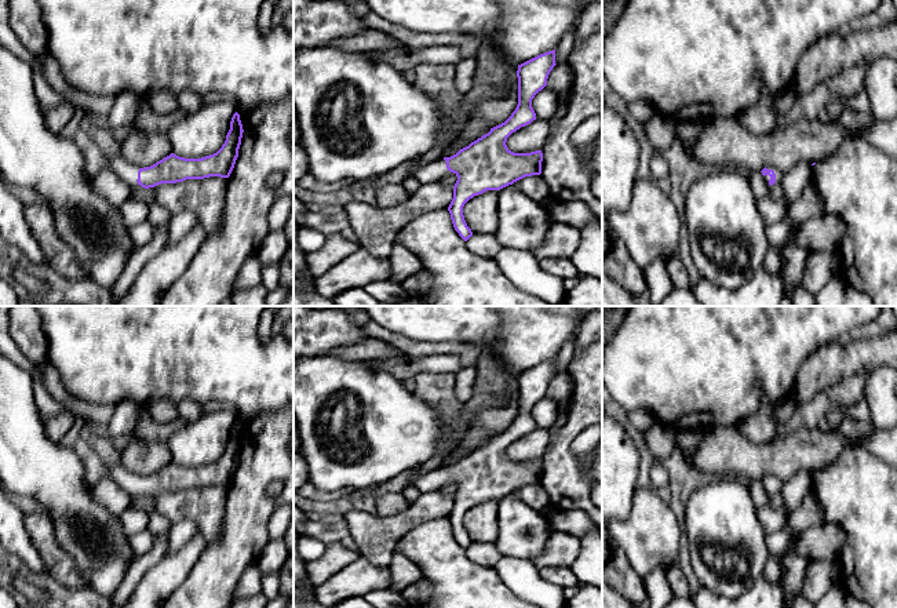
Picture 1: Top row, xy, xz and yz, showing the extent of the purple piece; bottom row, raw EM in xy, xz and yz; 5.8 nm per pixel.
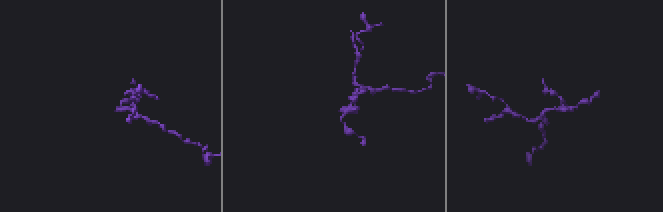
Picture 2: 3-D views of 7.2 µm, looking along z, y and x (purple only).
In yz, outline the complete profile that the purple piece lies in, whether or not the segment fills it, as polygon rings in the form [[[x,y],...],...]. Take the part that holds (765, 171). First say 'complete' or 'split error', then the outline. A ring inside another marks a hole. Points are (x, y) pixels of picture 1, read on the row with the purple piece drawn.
split error | [[[772,165],[765,167],[762,171],[766,185],[772,189],[777,185],[781,185],[783,172]]]

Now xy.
split error | [[[236,112],[225,143],[214,154],[201,159],[185,159],[171,153],[150,167],[139,168],[125,161],[120,153],[114,159],[106,157],[106,167],[131,188],[145,189],[186,179],[229,178],[238,157],[243,132],[240,114]]]

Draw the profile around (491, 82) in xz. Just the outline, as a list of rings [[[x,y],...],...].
[[[486,40],[478,47],[475,61],[477,72],[474,84],[463,94],[463,101],[459,108],[452,112],[452,130],[441,143],[444,157],[451,157],[460,150],[455,143],[473,116],[477,105],[486,99],[506,98],[510,85],[508,74],[518,70],[518,65],[504,59],[492,40]]]

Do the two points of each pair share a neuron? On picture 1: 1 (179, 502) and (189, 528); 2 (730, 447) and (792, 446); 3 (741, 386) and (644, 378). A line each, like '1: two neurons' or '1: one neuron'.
1: two neurons
2: one neuron
3: one neuron

